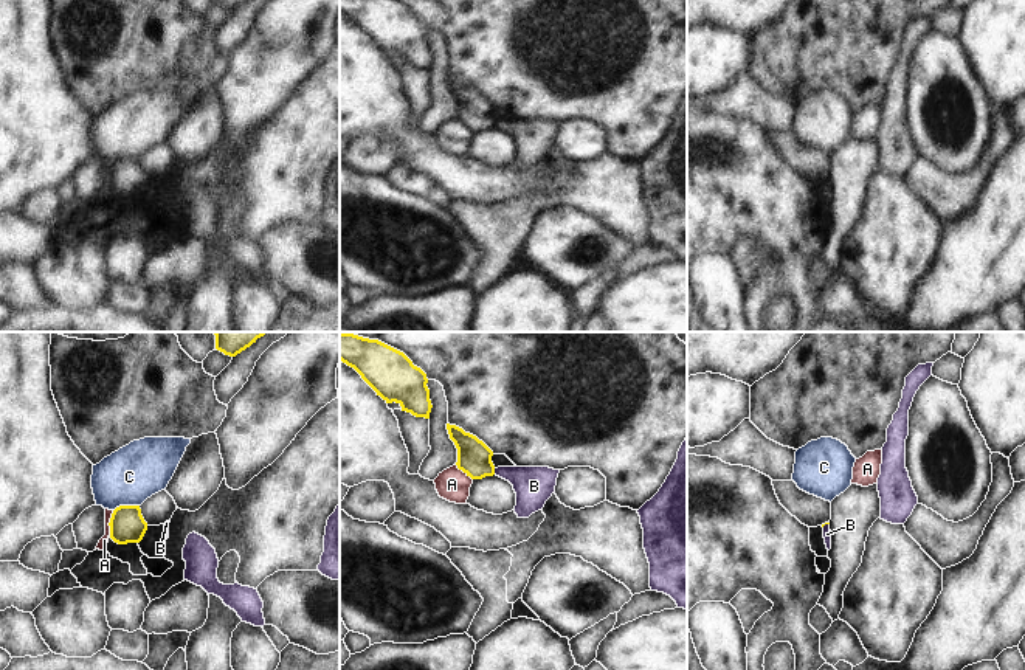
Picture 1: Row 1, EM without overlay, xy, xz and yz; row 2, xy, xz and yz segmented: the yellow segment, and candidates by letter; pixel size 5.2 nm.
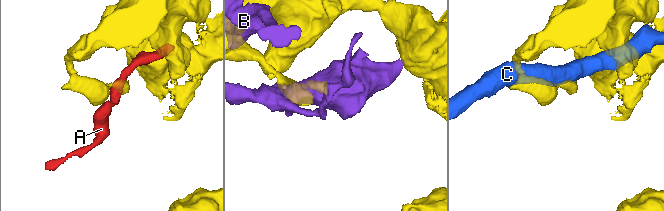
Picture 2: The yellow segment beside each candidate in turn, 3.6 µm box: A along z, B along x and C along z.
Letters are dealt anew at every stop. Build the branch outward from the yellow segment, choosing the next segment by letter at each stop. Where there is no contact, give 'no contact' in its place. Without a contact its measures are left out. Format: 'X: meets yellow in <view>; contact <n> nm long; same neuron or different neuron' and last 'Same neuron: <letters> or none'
A: meets yellow in xy; contact 130 nm long; different neuron
B: meets yellow in xz; contact 30 nm long; different neuron
C: meets yellow in xy; contact 140 nm long; different neuron
Same neuron: none

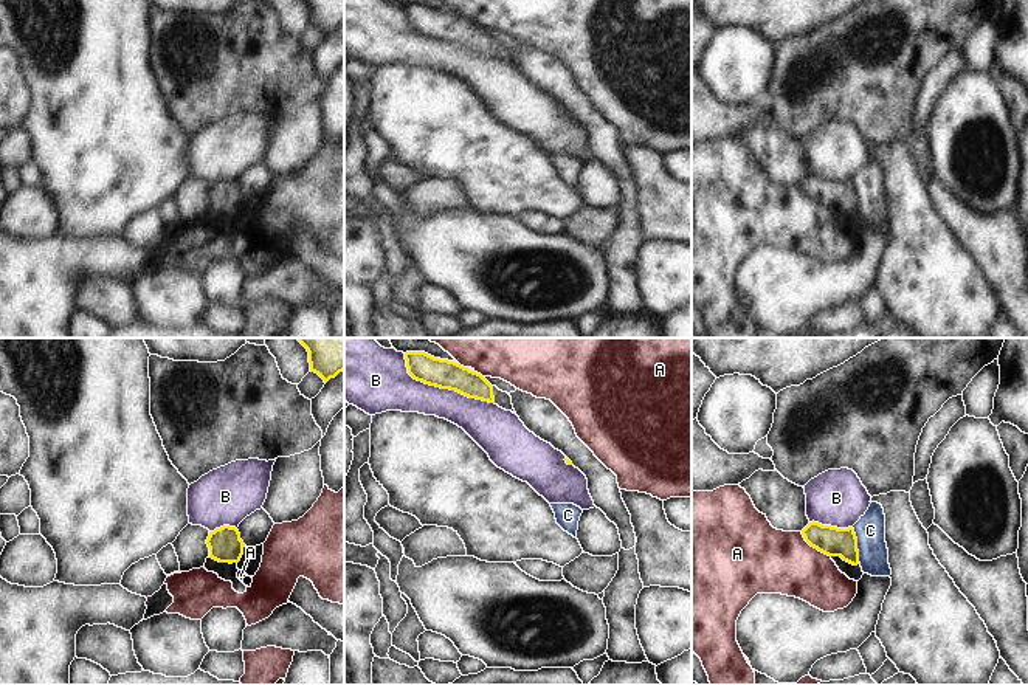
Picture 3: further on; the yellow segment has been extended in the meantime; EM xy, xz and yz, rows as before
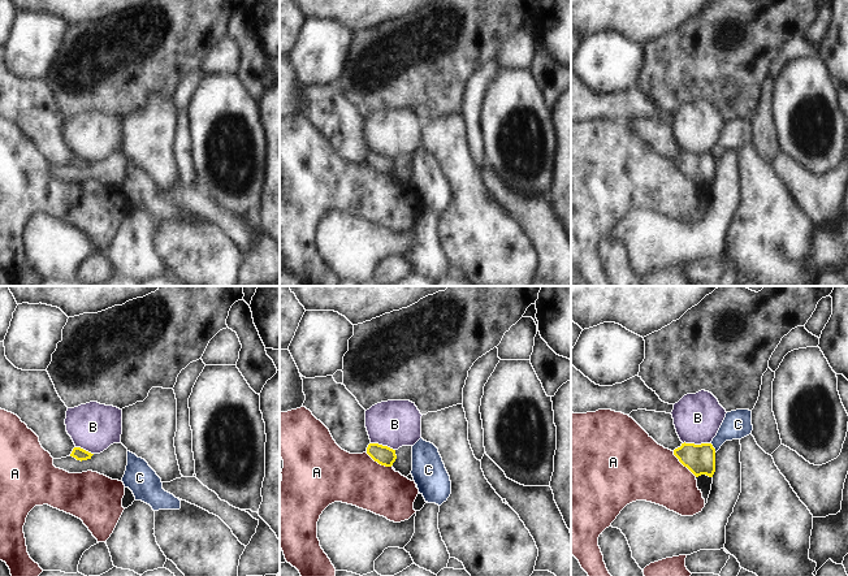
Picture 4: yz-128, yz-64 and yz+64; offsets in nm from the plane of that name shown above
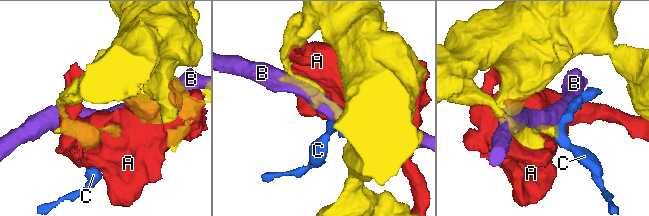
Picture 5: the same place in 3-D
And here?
A: meets yellow in yz; contact 200 nm long; different neuron
B: meets yellow in xz; contact 550 nm long; different neuron
C: meets yellow in yz; contact 200 nm long; different neuron
Same neuron: none

